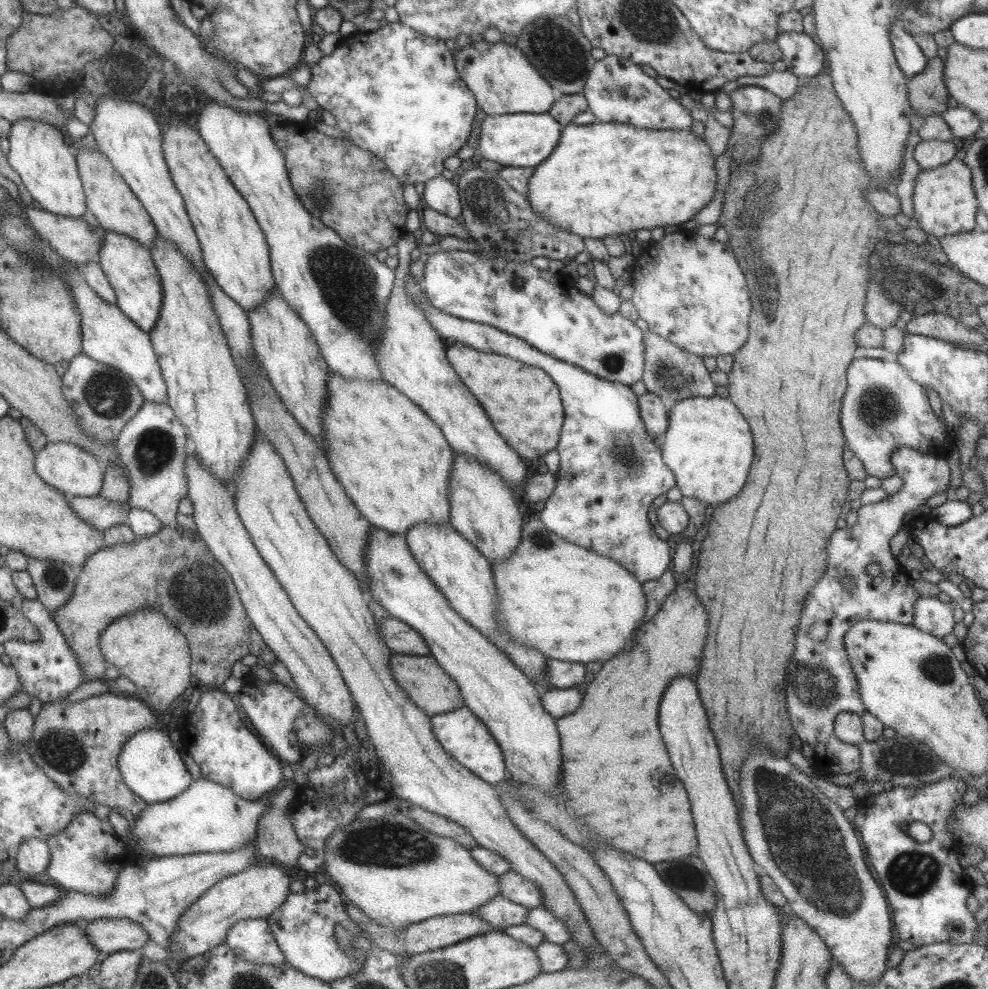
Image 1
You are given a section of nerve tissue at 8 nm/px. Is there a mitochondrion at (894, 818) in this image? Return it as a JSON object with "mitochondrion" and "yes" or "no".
{"mitochondrion":"no"}

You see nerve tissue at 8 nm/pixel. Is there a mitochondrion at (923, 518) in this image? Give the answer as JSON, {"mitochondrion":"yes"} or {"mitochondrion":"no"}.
{"mitochondrion":"no"}

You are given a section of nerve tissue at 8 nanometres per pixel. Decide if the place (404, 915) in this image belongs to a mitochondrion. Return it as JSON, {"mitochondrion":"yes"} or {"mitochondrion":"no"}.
{"mitochondrion":"no"}

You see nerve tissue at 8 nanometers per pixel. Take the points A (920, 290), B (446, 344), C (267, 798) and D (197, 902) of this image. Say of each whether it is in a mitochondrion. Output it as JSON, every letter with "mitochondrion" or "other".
{"A":"mitochondrion","B":"other","C":"other","D":"other"}

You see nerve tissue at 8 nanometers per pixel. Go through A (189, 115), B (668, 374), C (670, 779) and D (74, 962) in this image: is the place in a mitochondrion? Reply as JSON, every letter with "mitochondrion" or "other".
{"A":"other","B":"mitochondrion","C":"other","D":"other"}

